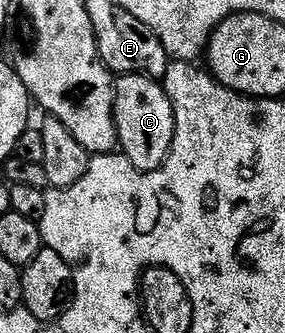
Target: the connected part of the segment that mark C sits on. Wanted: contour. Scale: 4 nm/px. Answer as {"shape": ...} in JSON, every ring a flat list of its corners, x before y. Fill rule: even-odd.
{"shape":[[123,75,114,84,114,120,121,154,138,171,155,171,166,164,174,140,174,106,165,86,146,75]]}

